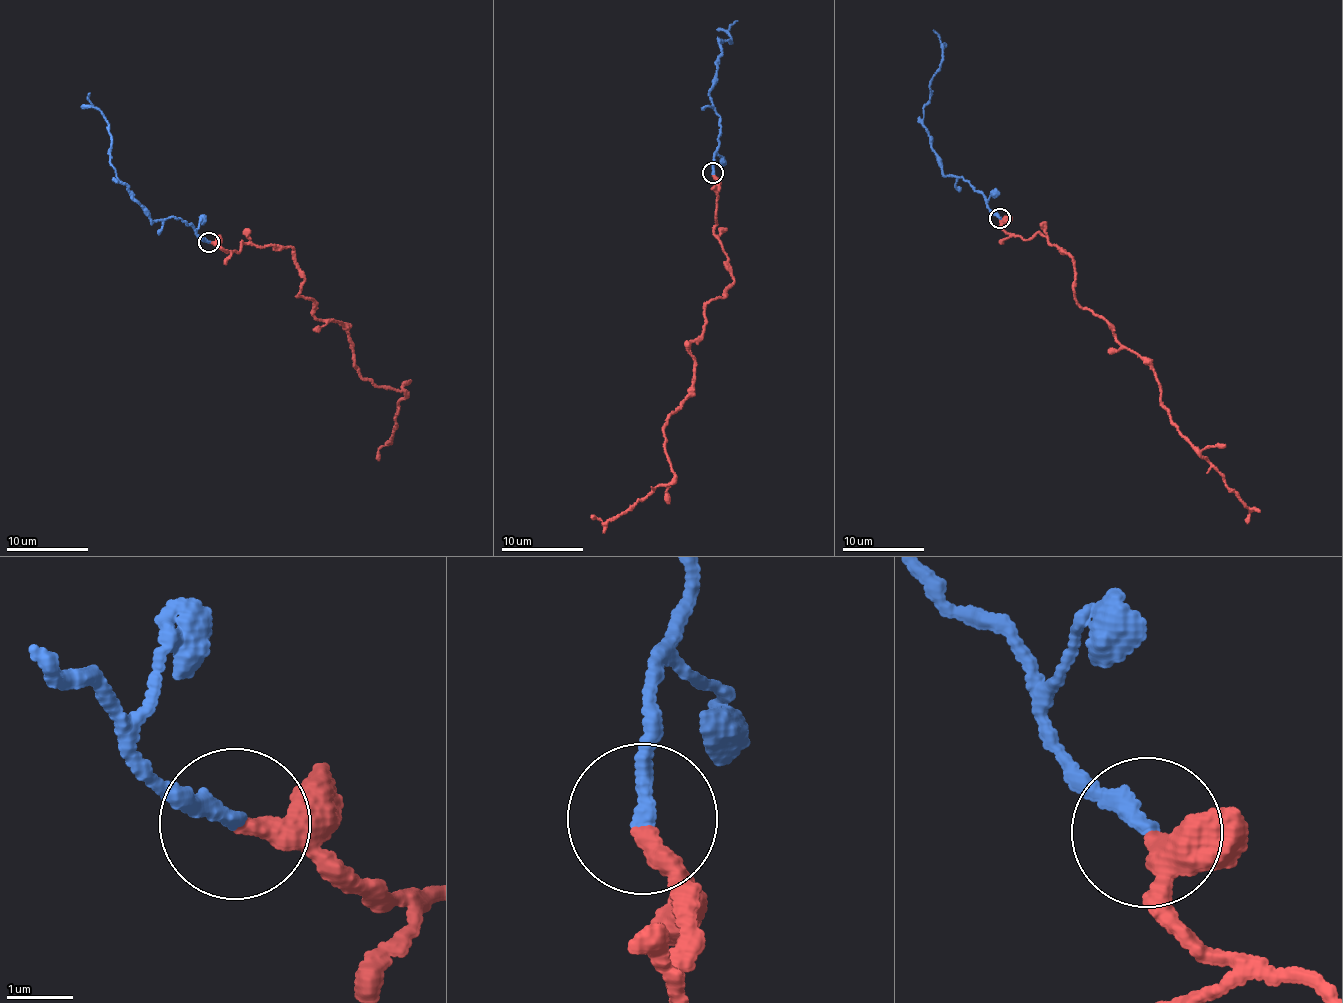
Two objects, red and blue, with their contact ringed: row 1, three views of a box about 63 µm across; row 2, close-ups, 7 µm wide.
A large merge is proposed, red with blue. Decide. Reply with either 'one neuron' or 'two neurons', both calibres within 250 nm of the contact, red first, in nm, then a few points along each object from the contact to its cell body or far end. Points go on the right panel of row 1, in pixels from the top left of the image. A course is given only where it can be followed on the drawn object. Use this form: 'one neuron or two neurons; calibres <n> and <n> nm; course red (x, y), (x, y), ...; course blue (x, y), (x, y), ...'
one neuron; calibres 320 and 240 nm; course red (1000, 218), (1004, 232), (1038, 233), (1065, 249), (1075, 302), (1143, 357), (1179, 432), (1251, 509), (1246, 524); course blue (1000, 218), (970, 182), (945, 174), (924, 127), (931, 79), (943, 53), (933, 31)

